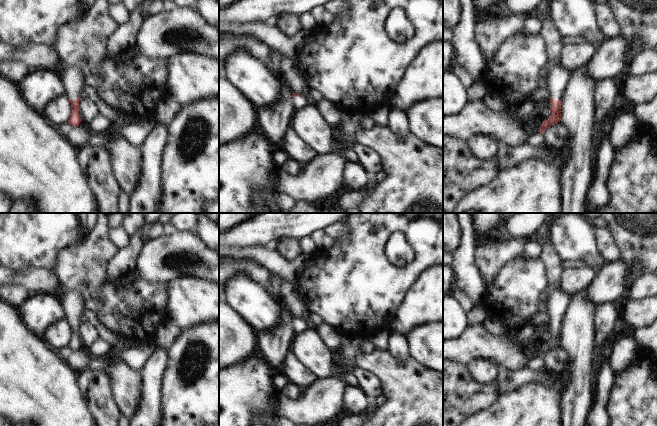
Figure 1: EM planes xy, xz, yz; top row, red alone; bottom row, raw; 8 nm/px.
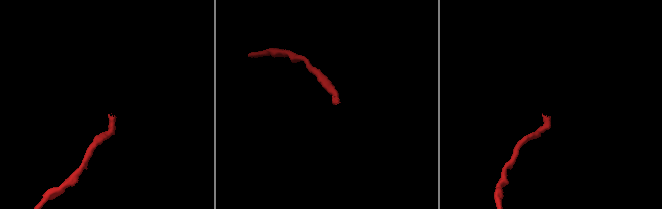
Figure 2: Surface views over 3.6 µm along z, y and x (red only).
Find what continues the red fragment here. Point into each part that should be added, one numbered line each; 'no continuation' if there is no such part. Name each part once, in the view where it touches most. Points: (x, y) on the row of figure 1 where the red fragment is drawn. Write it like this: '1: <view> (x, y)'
1: xz (298, 102)

